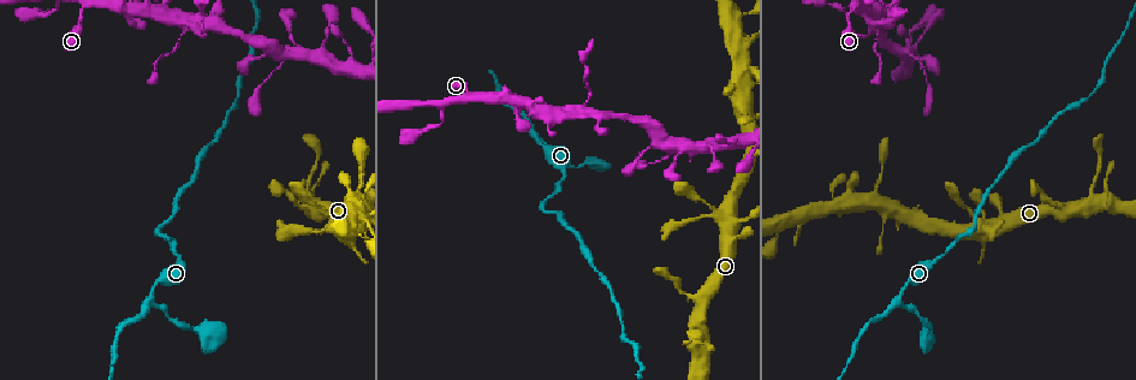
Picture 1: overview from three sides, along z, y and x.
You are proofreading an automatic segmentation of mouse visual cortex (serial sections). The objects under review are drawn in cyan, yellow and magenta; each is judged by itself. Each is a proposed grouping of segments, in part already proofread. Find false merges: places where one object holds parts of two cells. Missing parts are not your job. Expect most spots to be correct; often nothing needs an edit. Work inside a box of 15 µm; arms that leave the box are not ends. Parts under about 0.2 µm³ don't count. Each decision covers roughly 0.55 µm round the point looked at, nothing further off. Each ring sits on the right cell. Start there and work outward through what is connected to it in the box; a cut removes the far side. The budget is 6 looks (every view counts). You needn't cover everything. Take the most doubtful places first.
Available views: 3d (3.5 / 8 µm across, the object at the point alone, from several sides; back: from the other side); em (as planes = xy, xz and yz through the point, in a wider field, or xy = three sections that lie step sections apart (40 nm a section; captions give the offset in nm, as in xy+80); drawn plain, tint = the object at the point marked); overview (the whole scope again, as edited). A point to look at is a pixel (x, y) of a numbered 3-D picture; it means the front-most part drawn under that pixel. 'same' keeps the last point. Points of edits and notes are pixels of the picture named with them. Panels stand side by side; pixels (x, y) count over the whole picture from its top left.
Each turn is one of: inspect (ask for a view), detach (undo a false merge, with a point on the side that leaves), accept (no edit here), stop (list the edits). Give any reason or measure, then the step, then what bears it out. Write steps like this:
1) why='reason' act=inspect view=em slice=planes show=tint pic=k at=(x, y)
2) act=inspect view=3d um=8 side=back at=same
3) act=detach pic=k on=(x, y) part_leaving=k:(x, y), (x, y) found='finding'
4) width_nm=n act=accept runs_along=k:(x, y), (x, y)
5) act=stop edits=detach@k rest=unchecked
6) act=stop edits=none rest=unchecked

why='arms part here' act=inspect view=3d um=3.5 pic=1 at=(535, 137)

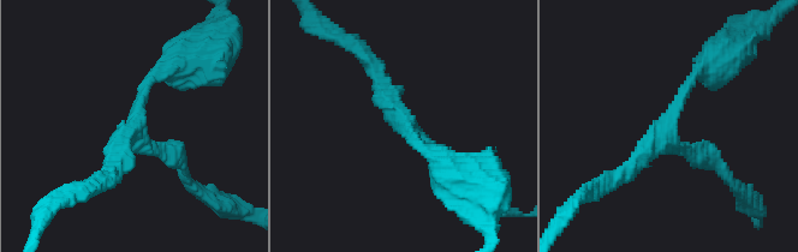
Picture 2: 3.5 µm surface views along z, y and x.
arms=3 arm_widths_nm=150,200,250 why='shape alone is not enough' act=inspect view=em slice=xy step=1 show=tint pic=2 at=(132, 135)

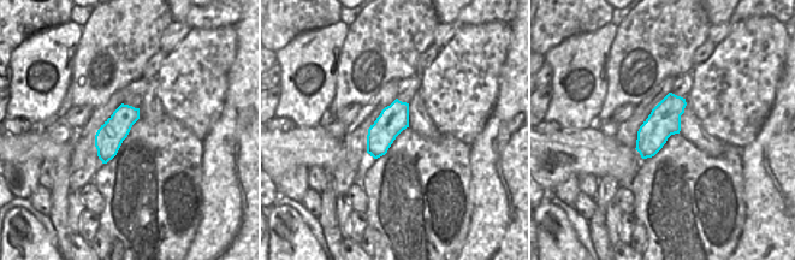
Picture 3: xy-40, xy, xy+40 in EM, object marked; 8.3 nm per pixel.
act=accept runs_along=2:(164, 71), (146, 85), (131, 133), (183, 162) found='continuous, no second cell'

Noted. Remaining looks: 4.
why='two arms in line, one across' act=inspect view=3d um=3.5 pic=1 at=(582, 110)

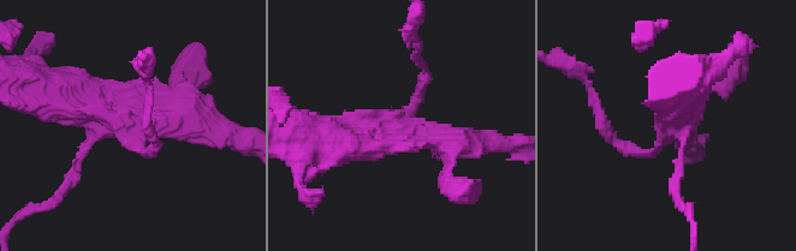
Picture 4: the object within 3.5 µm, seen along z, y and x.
act=inspect view=em slice=xy step=5 show=tint pic=4 at=(139, 127)

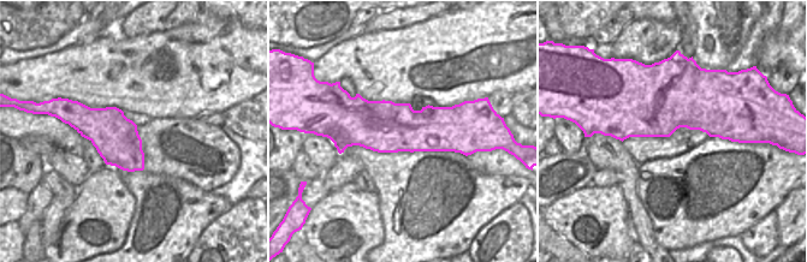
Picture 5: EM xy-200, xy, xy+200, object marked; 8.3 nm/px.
act=accept runs_along=4:(65, 99), (120, 121), (217, 132) found='one cell here'

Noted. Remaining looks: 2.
act=stop edits=none rest=unchecked

